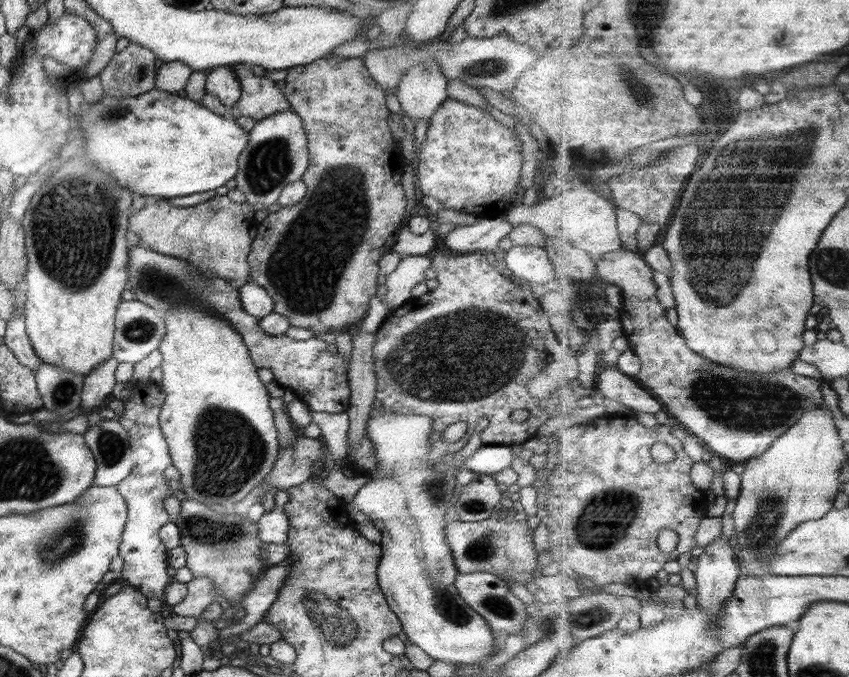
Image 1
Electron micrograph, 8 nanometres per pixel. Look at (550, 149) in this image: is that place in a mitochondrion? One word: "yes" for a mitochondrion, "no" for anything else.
no

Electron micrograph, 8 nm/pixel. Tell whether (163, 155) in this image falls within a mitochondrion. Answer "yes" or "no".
no

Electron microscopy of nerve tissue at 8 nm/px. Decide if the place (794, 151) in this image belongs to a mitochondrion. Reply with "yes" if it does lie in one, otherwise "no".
yes

